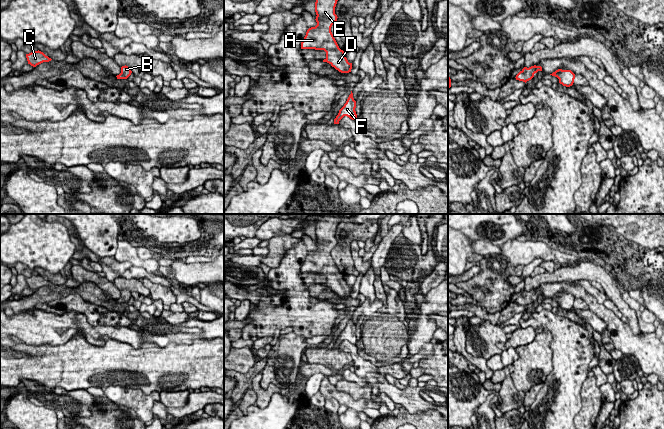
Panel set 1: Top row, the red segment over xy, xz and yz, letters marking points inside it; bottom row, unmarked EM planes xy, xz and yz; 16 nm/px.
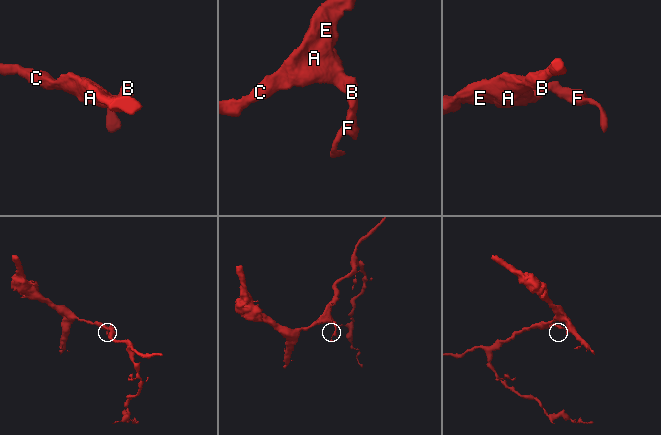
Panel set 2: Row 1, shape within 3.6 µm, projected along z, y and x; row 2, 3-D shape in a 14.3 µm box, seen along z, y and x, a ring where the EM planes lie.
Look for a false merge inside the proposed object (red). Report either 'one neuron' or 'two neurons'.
one neuron

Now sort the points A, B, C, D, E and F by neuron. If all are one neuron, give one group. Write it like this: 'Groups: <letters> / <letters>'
Groups: A B C D E F

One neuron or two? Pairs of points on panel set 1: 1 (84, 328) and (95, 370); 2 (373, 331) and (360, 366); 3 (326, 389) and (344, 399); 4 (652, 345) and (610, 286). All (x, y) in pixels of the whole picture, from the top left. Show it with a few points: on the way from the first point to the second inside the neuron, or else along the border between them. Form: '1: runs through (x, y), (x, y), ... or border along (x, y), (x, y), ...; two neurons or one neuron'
1: border along (111, 338), (92, 345), (77, 333), (64, 343); two neurons
2: border along (355, 344), (358, 353), (377, 367); two neurons
3: runs through (330, 389), (340, 396); one neuron
4: border along (626, 323), (634, 334), (642, 332); two neurons

